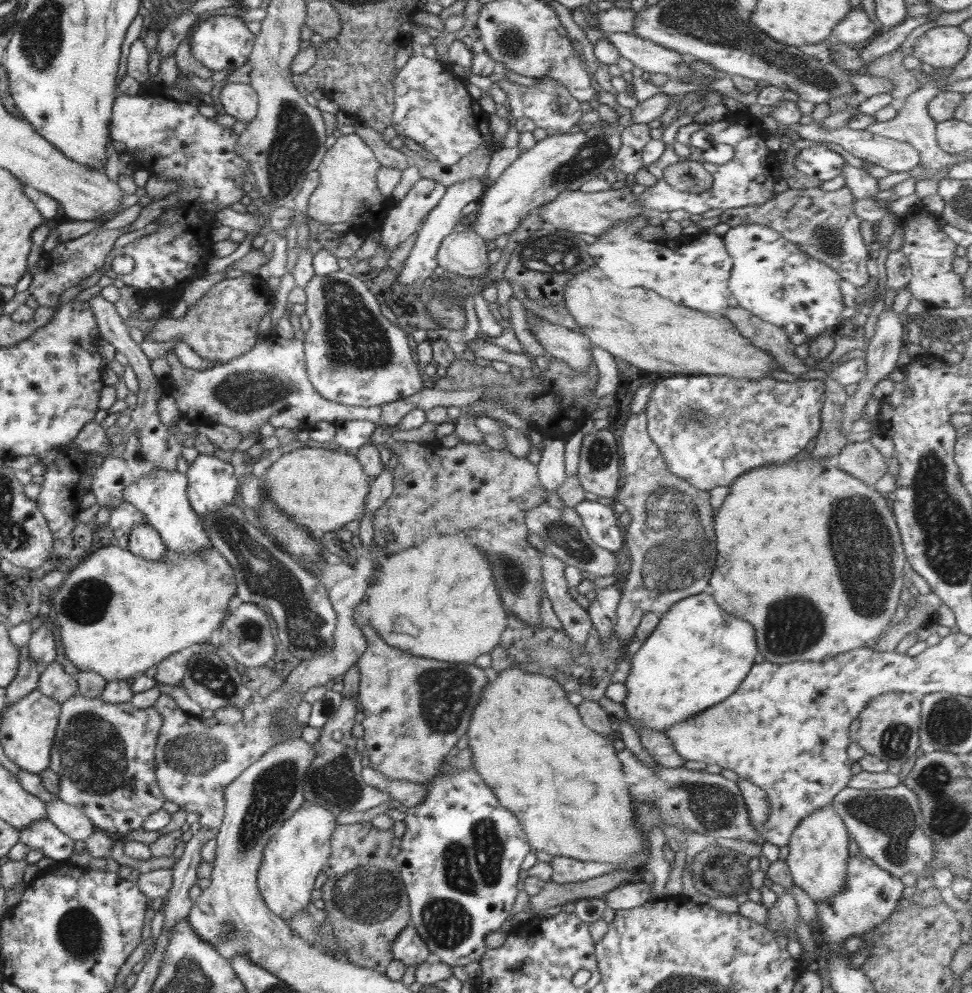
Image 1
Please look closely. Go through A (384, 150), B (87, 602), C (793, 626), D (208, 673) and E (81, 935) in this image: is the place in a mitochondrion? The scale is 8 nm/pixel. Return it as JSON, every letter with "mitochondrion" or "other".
{"A":"other","B":"mitochondrion","C":"mitochondrion","D":"mitochondrion","E":"mitochondrion"}

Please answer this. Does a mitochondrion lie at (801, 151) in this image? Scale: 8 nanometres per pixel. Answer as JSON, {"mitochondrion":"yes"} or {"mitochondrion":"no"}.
{"mitochondrion":"no"}

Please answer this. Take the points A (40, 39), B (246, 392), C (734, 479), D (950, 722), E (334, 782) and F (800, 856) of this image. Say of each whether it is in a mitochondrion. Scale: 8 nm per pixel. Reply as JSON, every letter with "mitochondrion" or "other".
{"A":"mitochondrion","B":"mitochondrion","C":"other","D":"mitochondrion","E":"mitochondrion","F":"other"}

